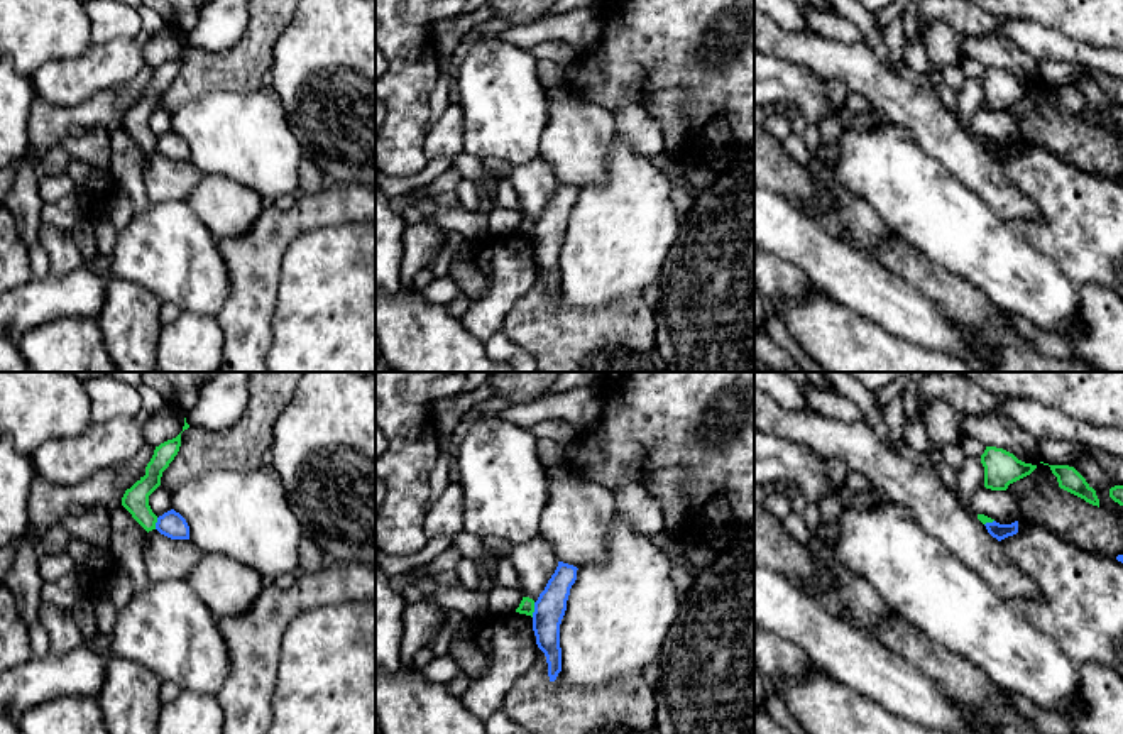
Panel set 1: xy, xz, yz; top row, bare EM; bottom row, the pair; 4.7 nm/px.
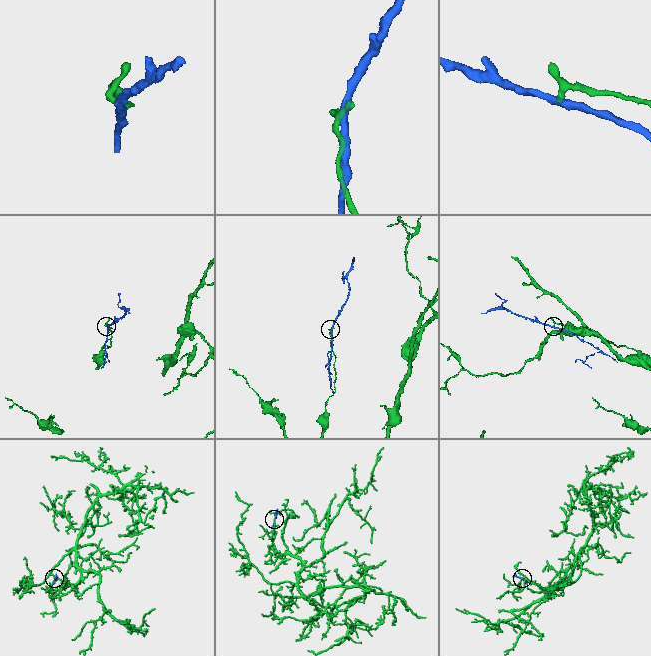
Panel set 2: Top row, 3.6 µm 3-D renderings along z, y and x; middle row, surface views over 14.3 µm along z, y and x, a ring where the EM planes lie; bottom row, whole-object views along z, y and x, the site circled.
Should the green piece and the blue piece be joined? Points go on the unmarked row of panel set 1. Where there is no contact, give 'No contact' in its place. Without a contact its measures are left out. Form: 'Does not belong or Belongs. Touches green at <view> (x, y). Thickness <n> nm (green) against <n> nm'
Does not belong. Touches green at xz (533, 230). Thickness 70 nm (green) against 150 nm

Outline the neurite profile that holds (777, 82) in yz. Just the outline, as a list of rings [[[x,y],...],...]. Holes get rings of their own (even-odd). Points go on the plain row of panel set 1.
[[[754,49],[754,107],[770,105],[803,115],[808,125],[819,125],[834,112],[820,76]]]

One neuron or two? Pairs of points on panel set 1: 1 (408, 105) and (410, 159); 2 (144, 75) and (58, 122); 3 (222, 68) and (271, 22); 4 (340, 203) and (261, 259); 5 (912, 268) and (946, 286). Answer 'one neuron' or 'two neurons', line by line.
1: one neuron
2: one neuron
3: one neuron
4: one neuron
5: one neuron

